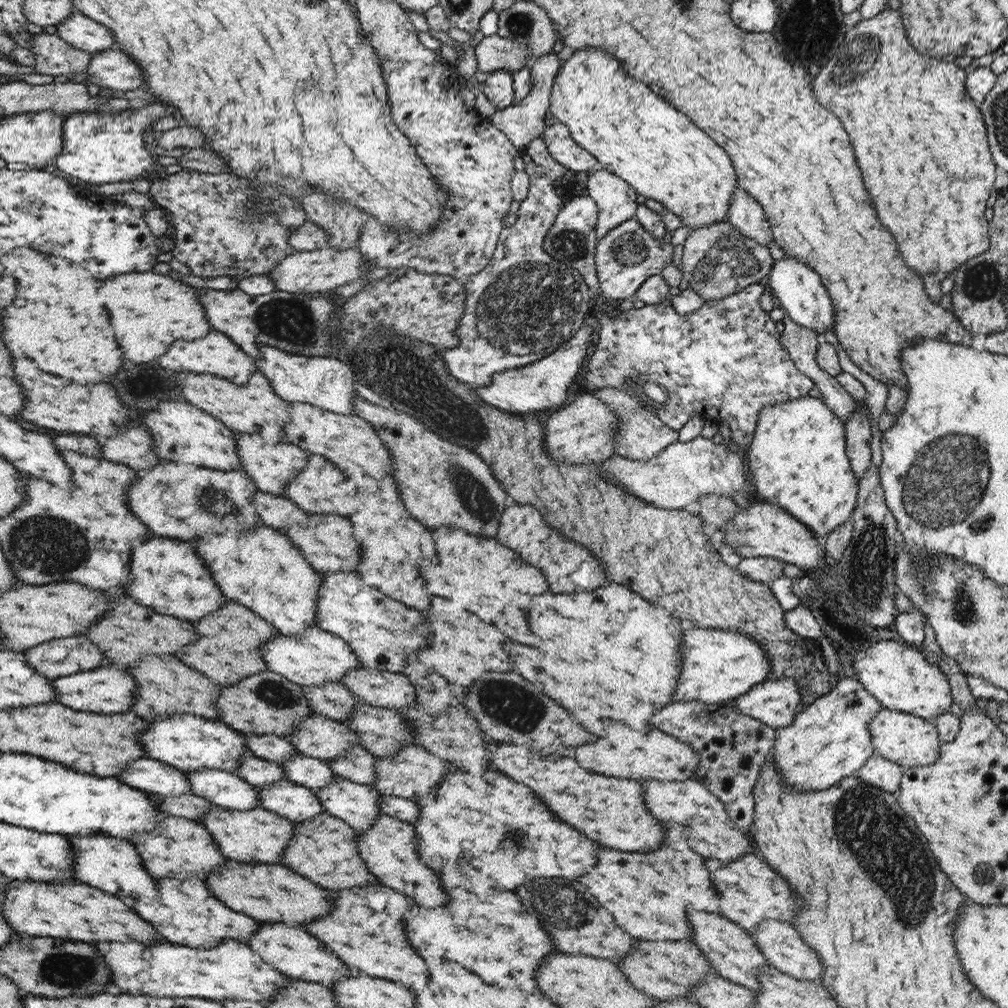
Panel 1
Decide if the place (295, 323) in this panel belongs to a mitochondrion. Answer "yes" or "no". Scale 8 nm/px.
yes

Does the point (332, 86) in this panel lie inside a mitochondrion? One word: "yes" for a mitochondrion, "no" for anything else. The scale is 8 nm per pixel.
yes

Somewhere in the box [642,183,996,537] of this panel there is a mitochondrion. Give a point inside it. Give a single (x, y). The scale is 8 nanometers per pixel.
(944, 483)

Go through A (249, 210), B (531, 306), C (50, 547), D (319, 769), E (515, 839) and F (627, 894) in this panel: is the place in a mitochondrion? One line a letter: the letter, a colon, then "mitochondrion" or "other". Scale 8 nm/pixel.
A: mitochondrion
B: mitochondrion
C: mitochondrion
D: other
E: mitochondrion
F: other

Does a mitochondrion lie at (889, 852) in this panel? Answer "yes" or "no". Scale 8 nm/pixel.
yes

